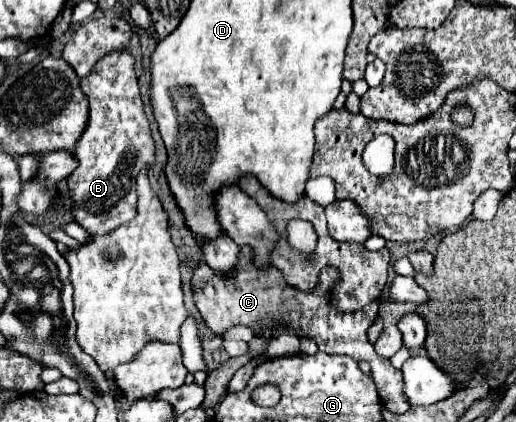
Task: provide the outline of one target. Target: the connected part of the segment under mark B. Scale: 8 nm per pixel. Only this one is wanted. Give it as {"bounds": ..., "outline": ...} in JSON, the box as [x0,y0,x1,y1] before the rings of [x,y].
{"bounds":[69,51,155,235],"outline":[[[127,51],[105,55],[93,75],[81,79],[81,89],[89,99],[89,125],[77,141],[75,155],[79,167],[69,175],[69,189],[75,201],[75,221],[93,235],[109,235],[135,217],[137,193],[135,177],[141,167],[153,163],[155,143],[143,111],[133,57]]]}

